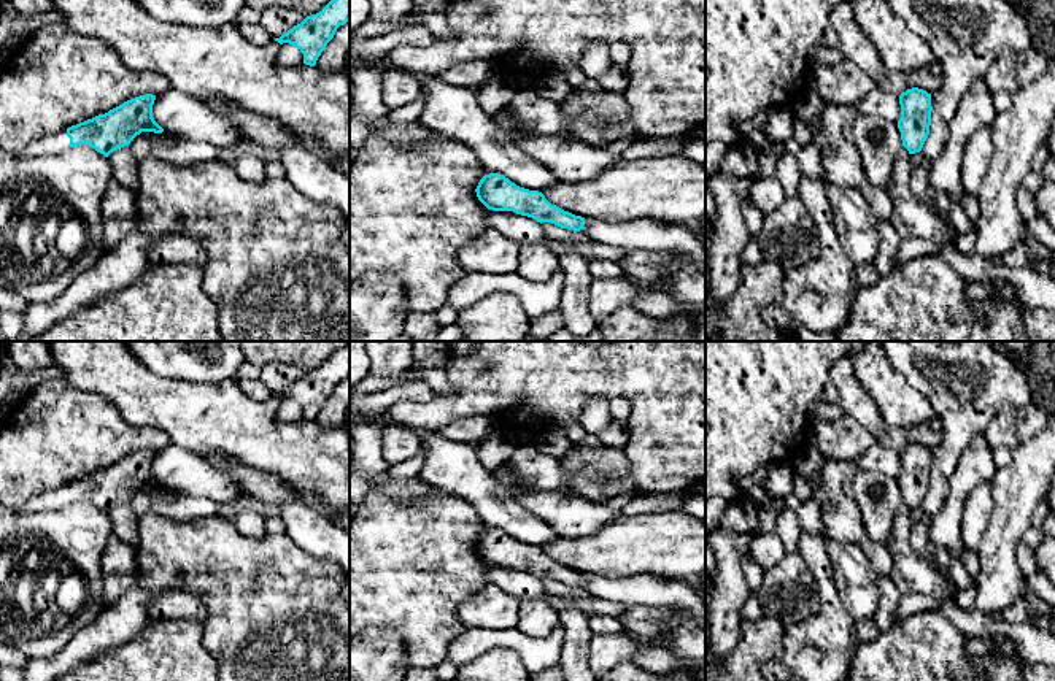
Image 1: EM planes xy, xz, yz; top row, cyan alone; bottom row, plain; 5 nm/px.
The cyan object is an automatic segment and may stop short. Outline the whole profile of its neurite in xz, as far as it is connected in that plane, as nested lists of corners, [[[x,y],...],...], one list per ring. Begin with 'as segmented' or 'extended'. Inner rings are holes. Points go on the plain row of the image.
as segmented; [[[499,529],[485,530],[475,548],[478,556],[493,567],[513,567],[540,579],[551,578],[575,587],[580,587],[585,581],[585,573],[551,560],[542,548],[520,543]]]

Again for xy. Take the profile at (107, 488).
extended; [[[153,449],[130,454],[105,470],[44,494],[43,498],[30,498],[17,513],[57,510],[81,498],[87,498],[97,508],[108,513],[113,506],[129,502],[141,487],[164,487],[153,473],[154,456],[156,451]]]

